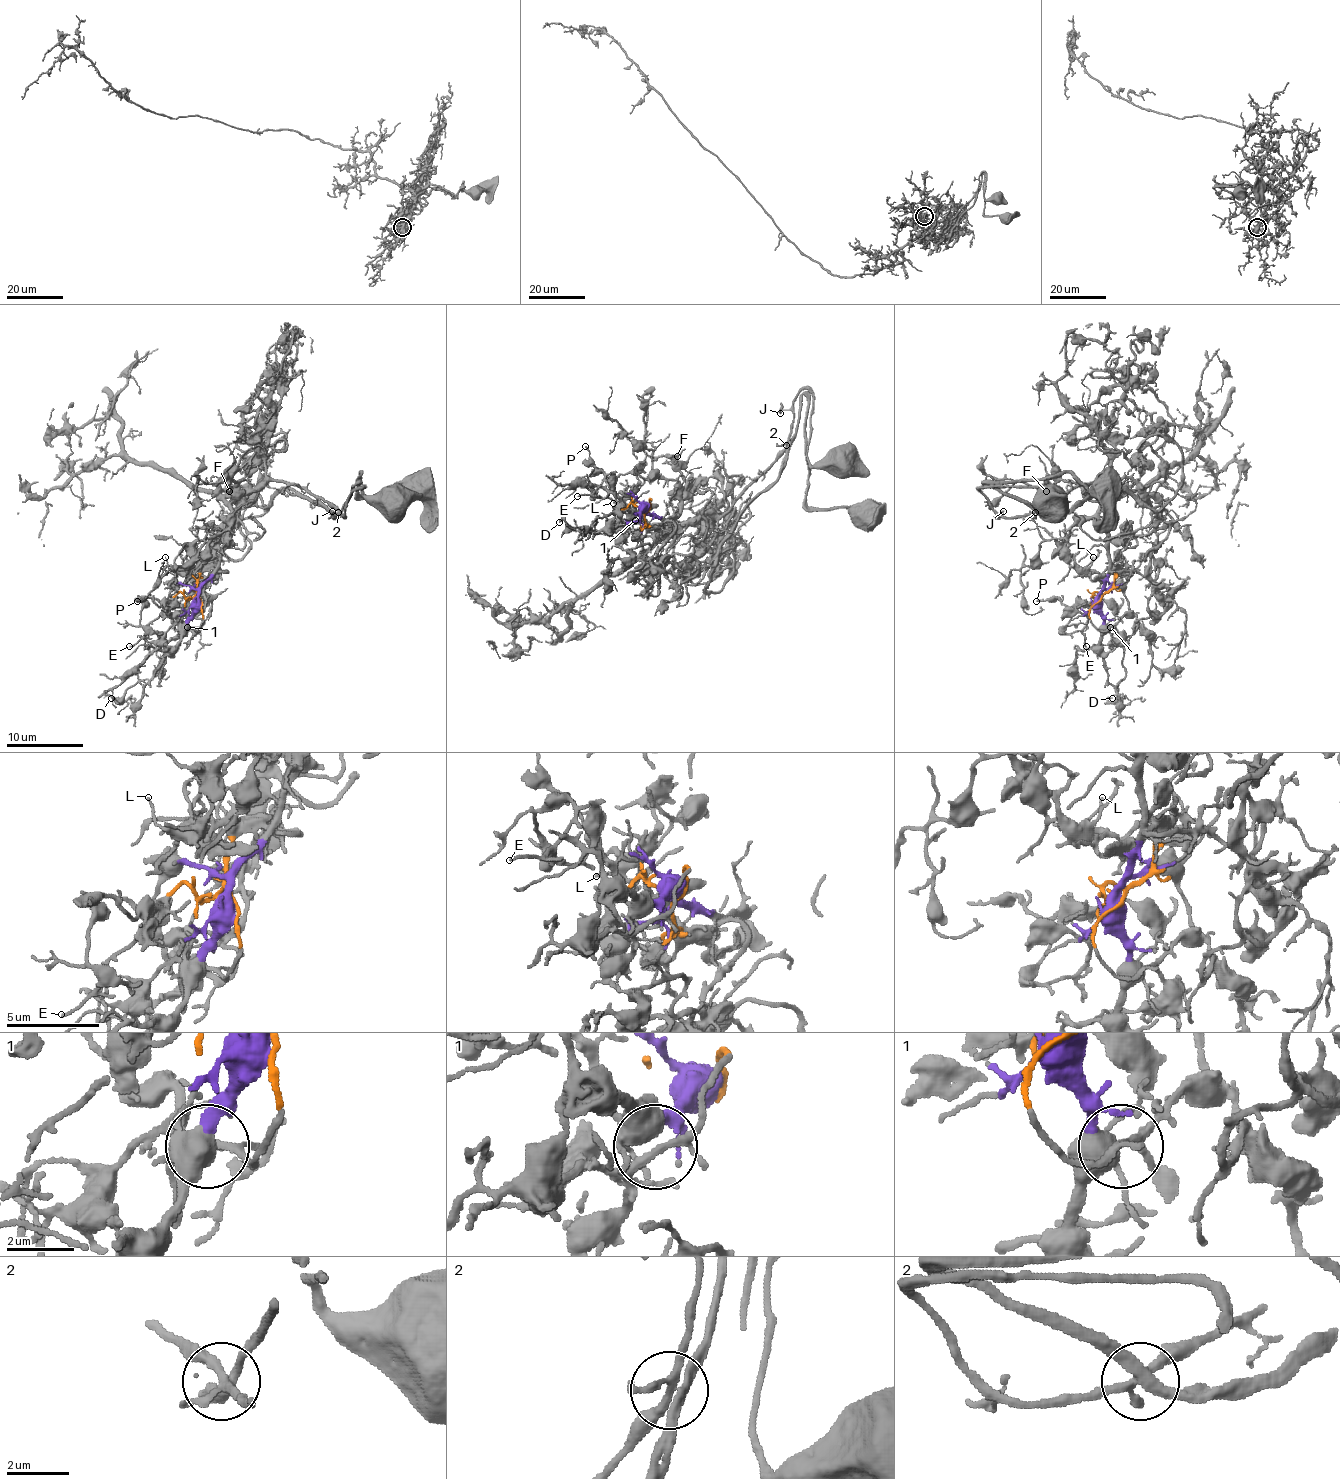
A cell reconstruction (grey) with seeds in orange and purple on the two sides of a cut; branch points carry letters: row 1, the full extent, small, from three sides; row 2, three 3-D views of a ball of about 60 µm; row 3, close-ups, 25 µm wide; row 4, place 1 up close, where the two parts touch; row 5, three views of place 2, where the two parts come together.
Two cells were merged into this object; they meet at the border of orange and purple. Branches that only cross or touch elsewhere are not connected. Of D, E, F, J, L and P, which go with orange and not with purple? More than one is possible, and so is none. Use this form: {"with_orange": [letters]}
{"with_orange": ["D", "E", "L", "P"]}

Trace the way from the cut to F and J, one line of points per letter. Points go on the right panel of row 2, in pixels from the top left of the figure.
F: (1099, 596), (1108, 566), (1108, 535), (1099, 520), (1099, 504), (1072, 481), (1057, 481), (1045, 491)
J: (1099, 596), (1108, 566), (1099, 512), (1114, 497), (1105, 481), (1080, 483), (1035, 512), (999, 518), (1003, 510)

